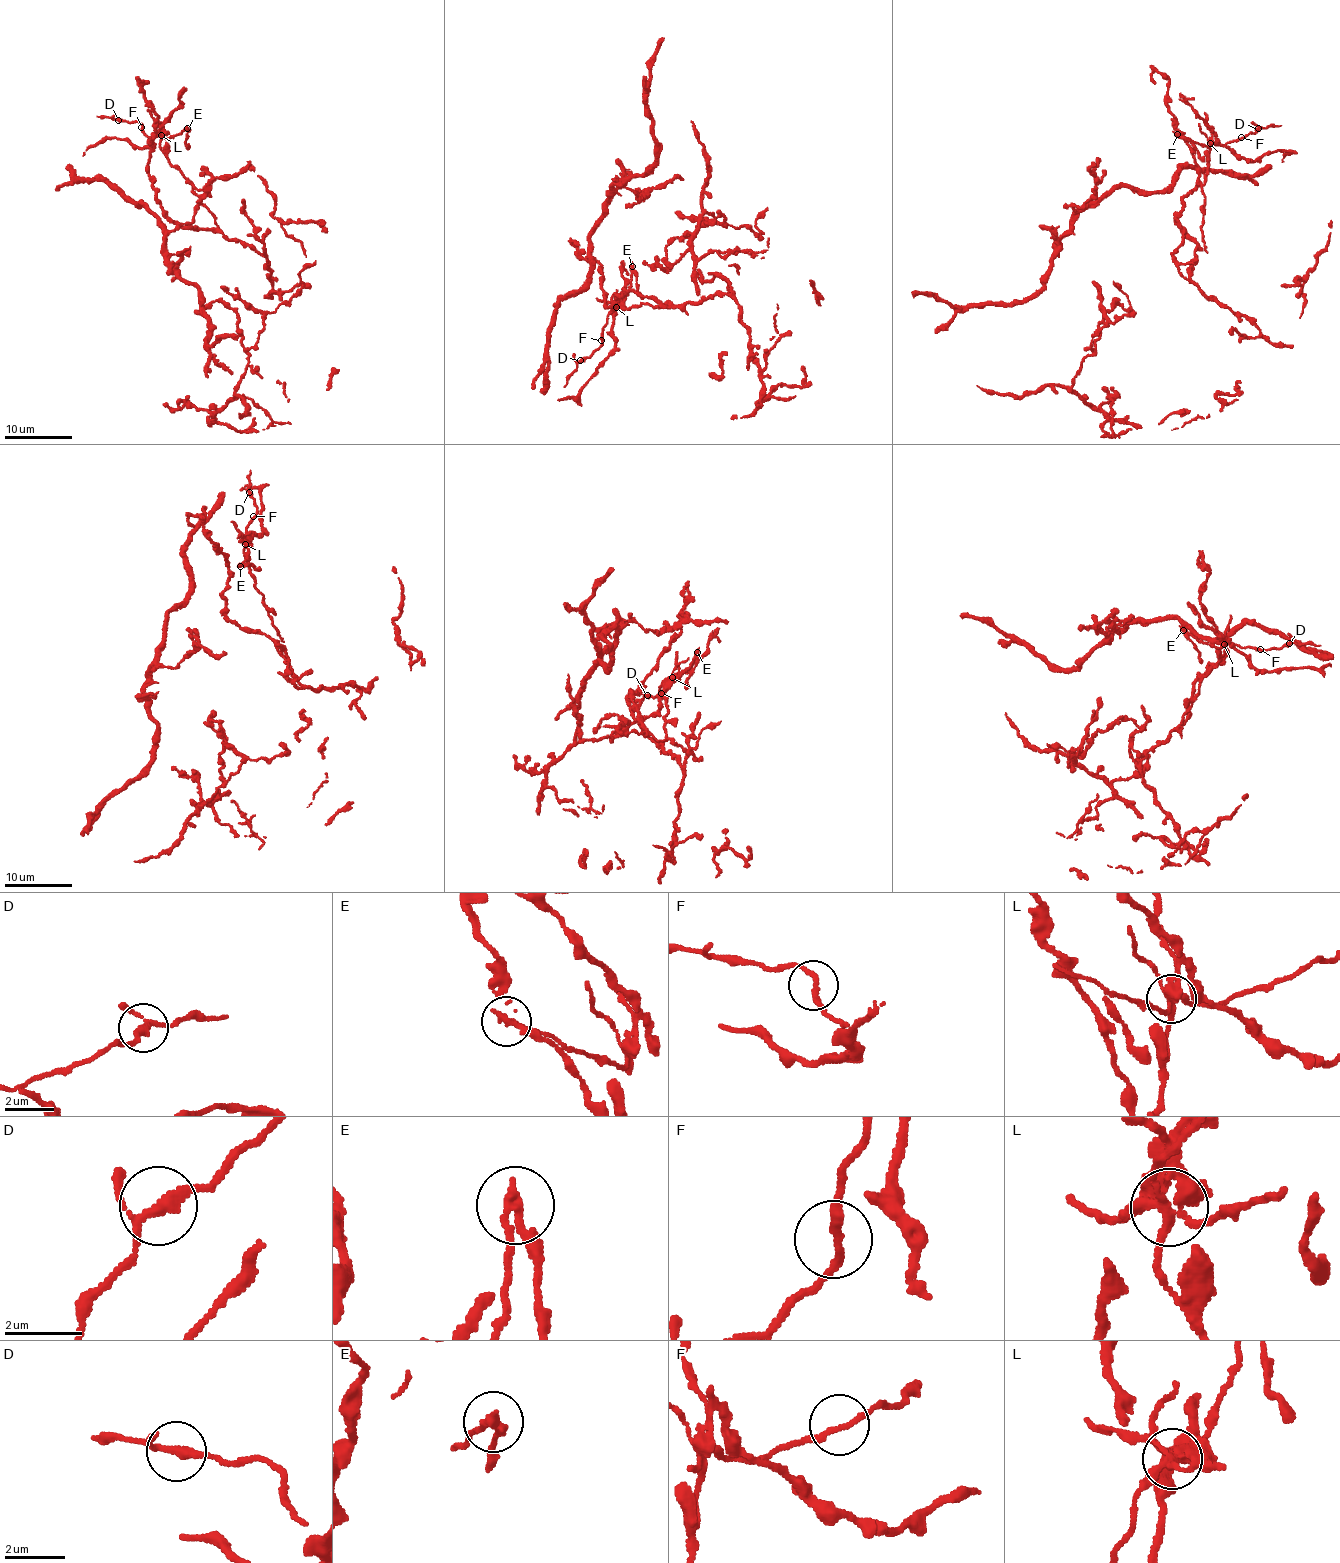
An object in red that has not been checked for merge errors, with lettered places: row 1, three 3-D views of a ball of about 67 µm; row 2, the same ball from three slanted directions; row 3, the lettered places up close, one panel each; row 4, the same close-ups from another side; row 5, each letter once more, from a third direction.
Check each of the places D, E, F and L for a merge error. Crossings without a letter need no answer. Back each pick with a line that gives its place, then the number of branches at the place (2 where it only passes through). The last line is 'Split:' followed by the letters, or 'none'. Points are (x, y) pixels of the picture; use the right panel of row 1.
E: Place: (1177, 134). Branches: 2
L: Place: (1210, 143). Branches: 6
Split: E, L

